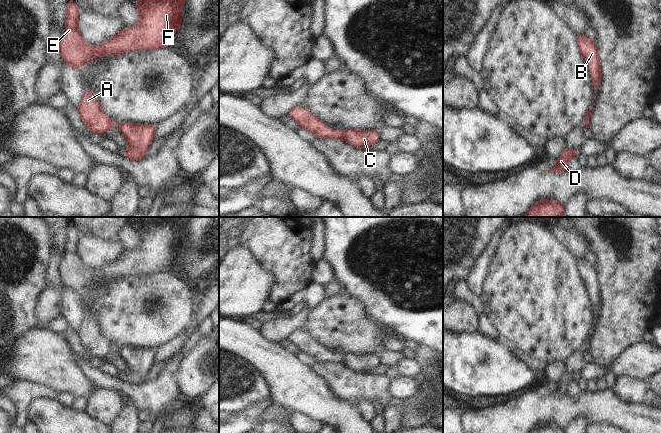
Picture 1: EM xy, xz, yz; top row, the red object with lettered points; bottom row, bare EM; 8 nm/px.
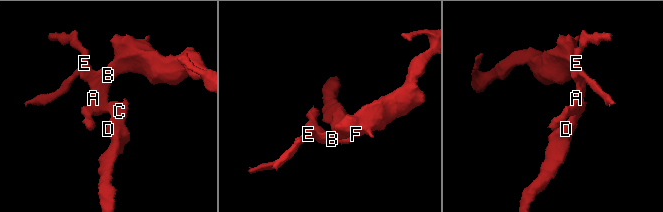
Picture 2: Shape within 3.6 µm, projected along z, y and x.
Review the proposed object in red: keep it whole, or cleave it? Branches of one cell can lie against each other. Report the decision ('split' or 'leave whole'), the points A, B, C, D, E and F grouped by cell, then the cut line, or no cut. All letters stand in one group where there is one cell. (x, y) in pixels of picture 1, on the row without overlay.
split; A B E F / C D; cut in xz along (341, 355), (342, 362)

